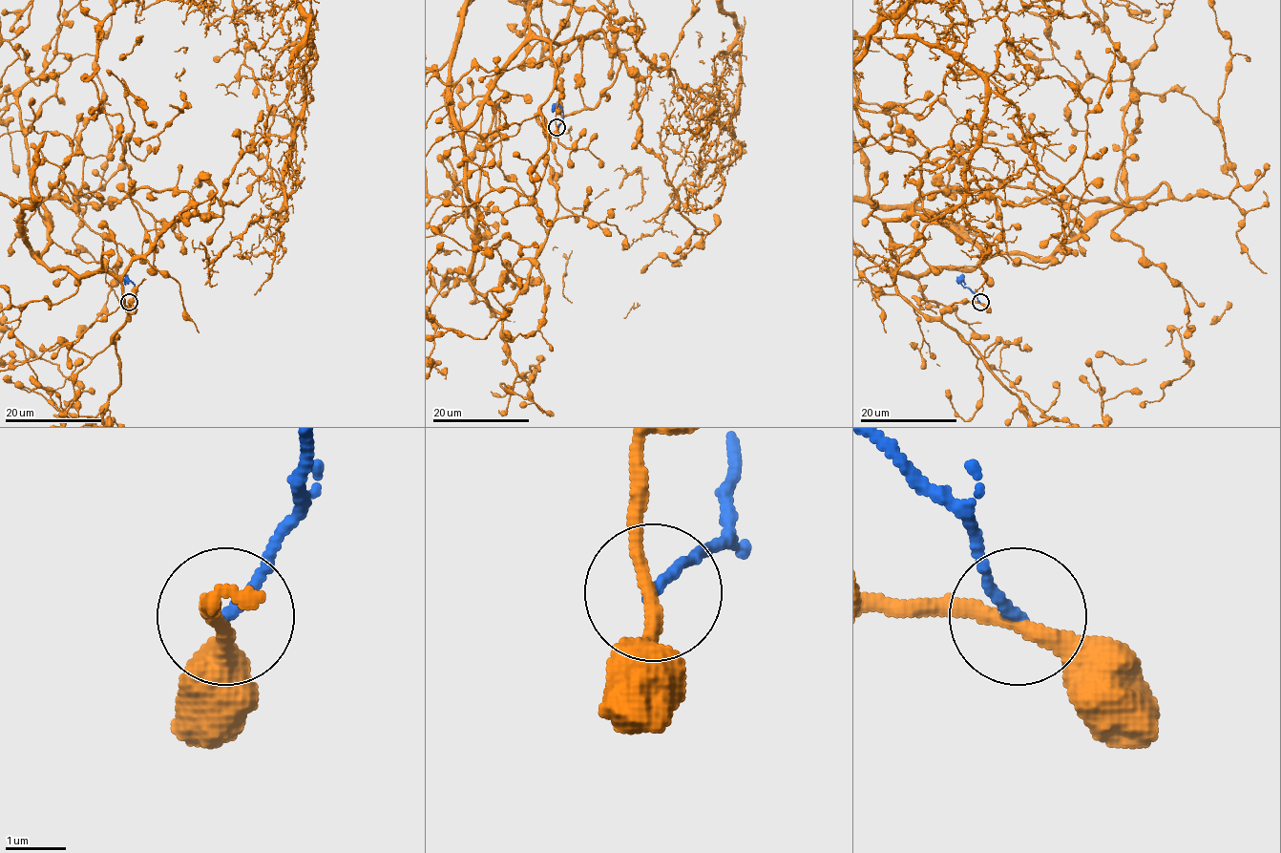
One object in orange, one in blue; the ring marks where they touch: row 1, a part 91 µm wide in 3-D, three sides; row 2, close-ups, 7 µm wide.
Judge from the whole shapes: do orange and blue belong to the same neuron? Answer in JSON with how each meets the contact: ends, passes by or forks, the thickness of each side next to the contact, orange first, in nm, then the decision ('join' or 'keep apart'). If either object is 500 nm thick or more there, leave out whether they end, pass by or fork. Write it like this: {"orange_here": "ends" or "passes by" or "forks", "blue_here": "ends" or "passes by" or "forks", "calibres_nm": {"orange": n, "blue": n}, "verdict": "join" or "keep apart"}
{"orange_here": "passes by", "blue_here": "ends", "calibres_nm": {"orange": 240, "blue": 180}, "verdict": "keep apart"}

